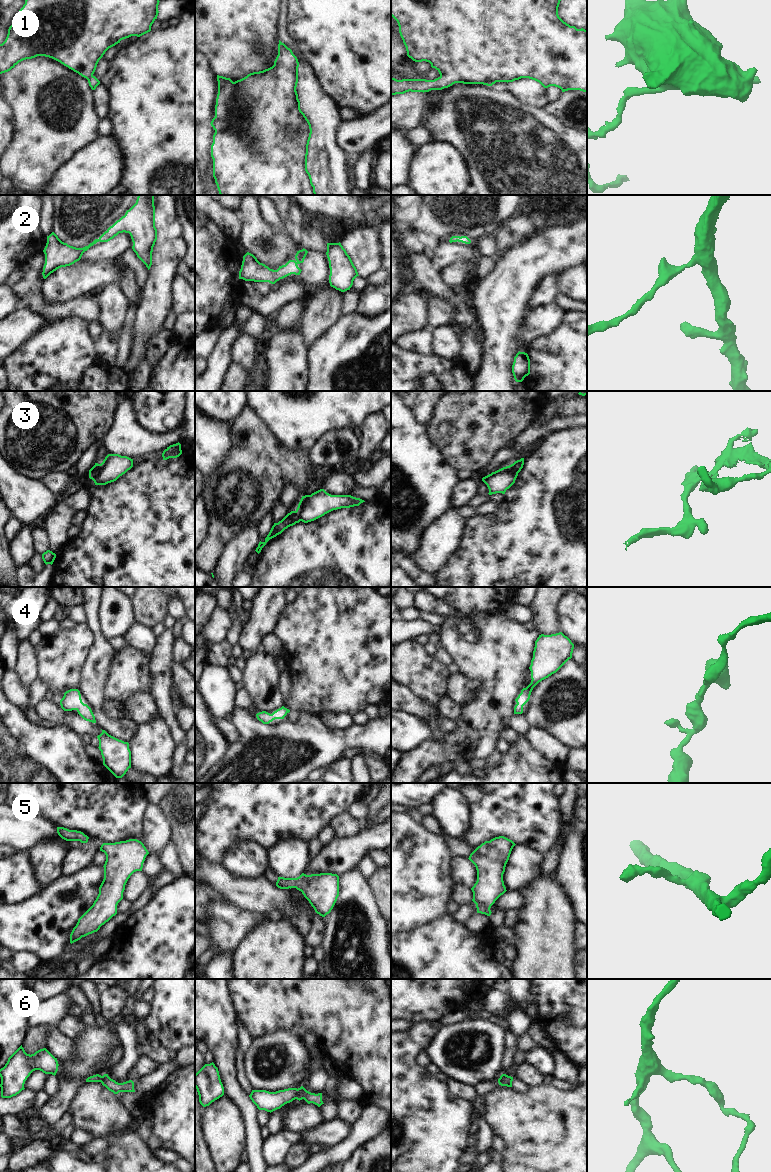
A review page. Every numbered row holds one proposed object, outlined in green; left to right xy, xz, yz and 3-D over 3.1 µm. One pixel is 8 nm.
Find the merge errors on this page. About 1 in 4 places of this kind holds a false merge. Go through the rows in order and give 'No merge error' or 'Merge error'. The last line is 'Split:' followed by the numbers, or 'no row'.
1: No merge error
2: No merge error
3: Merge error
4: No merge error
5: No merge error
6: No merge error
Split: 3

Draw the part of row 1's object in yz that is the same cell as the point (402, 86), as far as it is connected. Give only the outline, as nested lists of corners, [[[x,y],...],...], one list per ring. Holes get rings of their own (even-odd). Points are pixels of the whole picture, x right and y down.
[[[391,0],[391,16],[397,21],[407,56],[415,62],[426,61],[440,76],[434,80],[391,78],[391,95],[406,92],[442,90],[455,83],[483,84],[513,82],[529,78],[544,88],[558,87],[562,92],[587,92],[587,30],[577,29],[558,15],[561,0]]]

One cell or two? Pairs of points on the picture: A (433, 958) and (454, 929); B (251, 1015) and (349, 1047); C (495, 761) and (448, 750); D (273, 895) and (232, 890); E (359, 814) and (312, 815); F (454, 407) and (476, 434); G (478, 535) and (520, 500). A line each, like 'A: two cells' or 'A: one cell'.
A: one cell
B: one cell
C: two cells
D: one cell
E: two cells
F: one cell
G: one cell

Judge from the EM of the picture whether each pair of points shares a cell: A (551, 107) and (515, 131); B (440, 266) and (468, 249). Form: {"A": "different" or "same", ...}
{"A": "different", "B": "same"}

